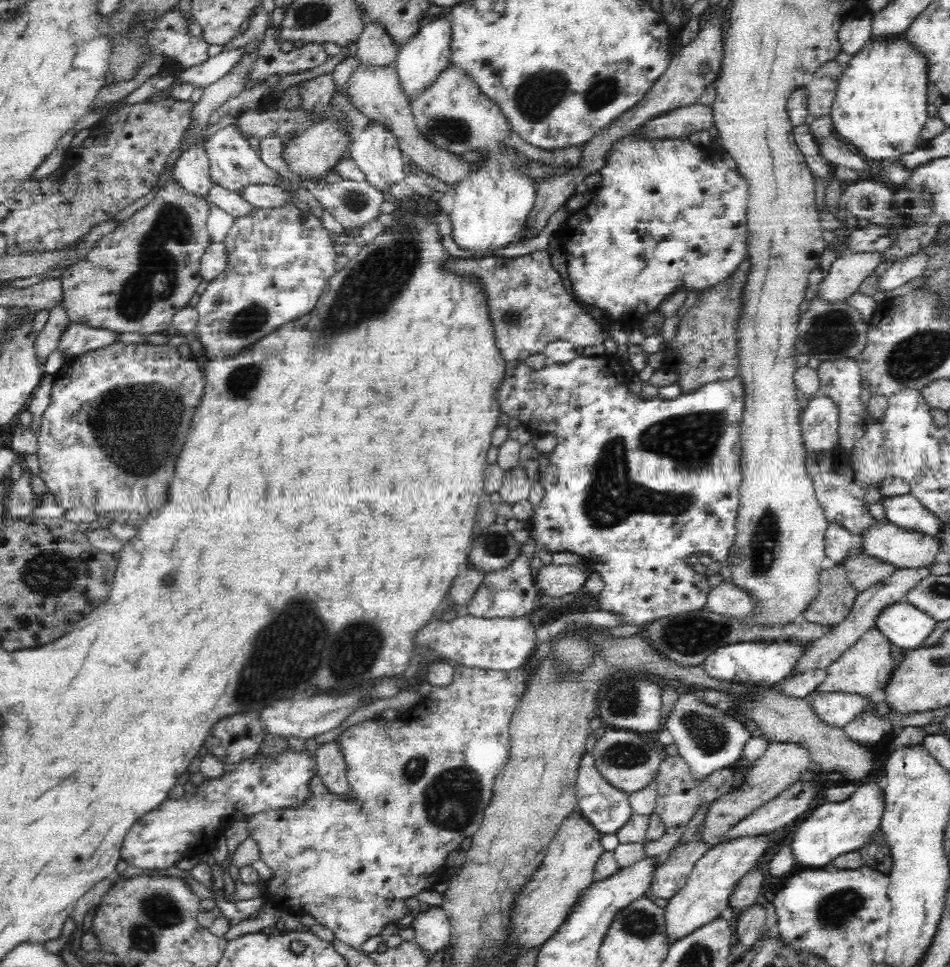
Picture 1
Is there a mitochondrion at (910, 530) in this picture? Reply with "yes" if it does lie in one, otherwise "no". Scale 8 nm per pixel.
no

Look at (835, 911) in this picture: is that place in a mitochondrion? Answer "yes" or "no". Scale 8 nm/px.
yes

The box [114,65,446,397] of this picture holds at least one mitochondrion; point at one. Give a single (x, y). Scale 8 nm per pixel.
(367, 291)

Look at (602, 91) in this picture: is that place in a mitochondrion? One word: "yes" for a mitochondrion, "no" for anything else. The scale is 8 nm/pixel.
yes

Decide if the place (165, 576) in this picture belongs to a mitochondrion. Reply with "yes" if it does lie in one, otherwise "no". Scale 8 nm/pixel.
yes

